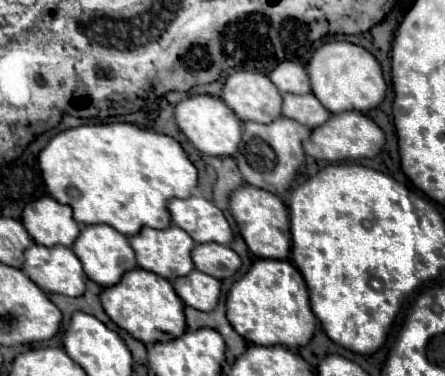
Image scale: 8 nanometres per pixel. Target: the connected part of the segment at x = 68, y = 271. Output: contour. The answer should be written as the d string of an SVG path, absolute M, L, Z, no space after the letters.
M33 243L25 251L23 273L45 293L79 297L85 293L85 273L81 261L69 247L43 247Z

